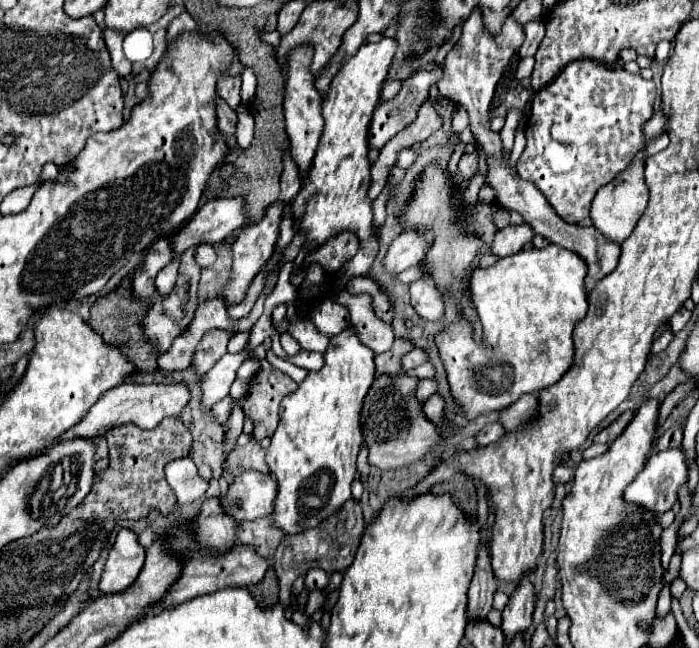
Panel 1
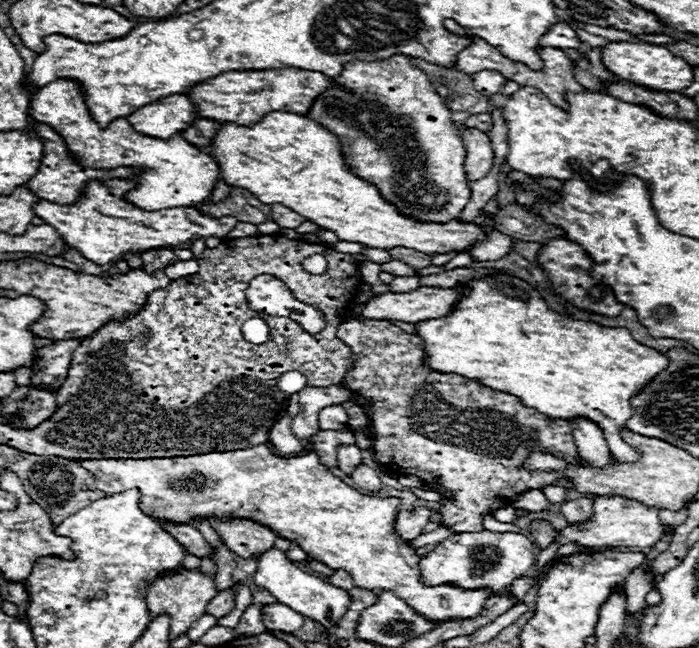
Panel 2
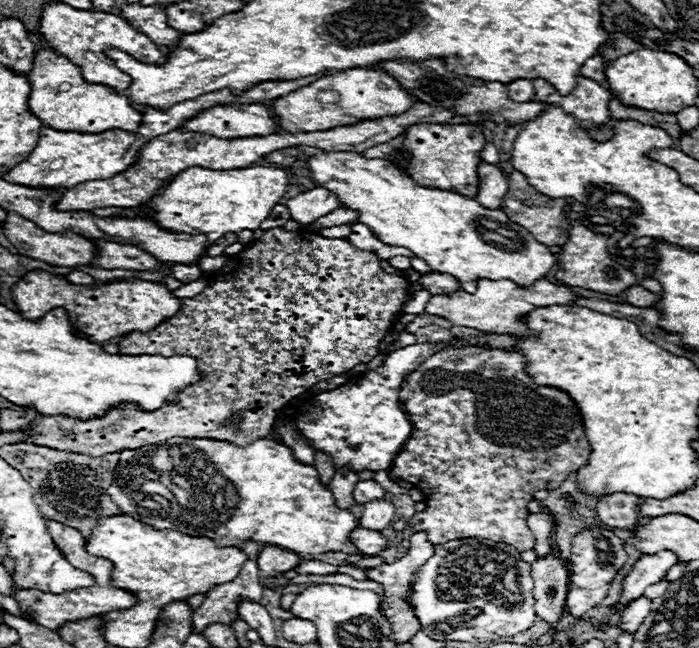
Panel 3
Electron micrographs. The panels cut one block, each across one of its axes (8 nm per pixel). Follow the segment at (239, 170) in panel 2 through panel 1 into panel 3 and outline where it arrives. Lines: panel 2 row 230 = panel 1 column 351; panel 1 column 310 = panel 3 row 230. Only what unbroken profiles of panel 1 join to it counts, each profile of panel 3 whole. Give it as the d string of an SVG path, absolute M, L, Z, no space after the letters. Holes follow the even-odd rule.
M318 152L314 156L308 156L306 164L316 186L322 186L336 194L342 208L358 212L358 222L366 224L382 242L412 250L432 270L452 274L466 292L476 290L478 278L512 280L520 286L532 286L536 280L544 278L544 274L556 264L554 254L544 244L534 240L534 236L526 228L510 222L502 210L484 208L478 200L454 192L416 186L414 180L404 172L398 172L398 168L390 164L390 160L364 158L358 152Z

